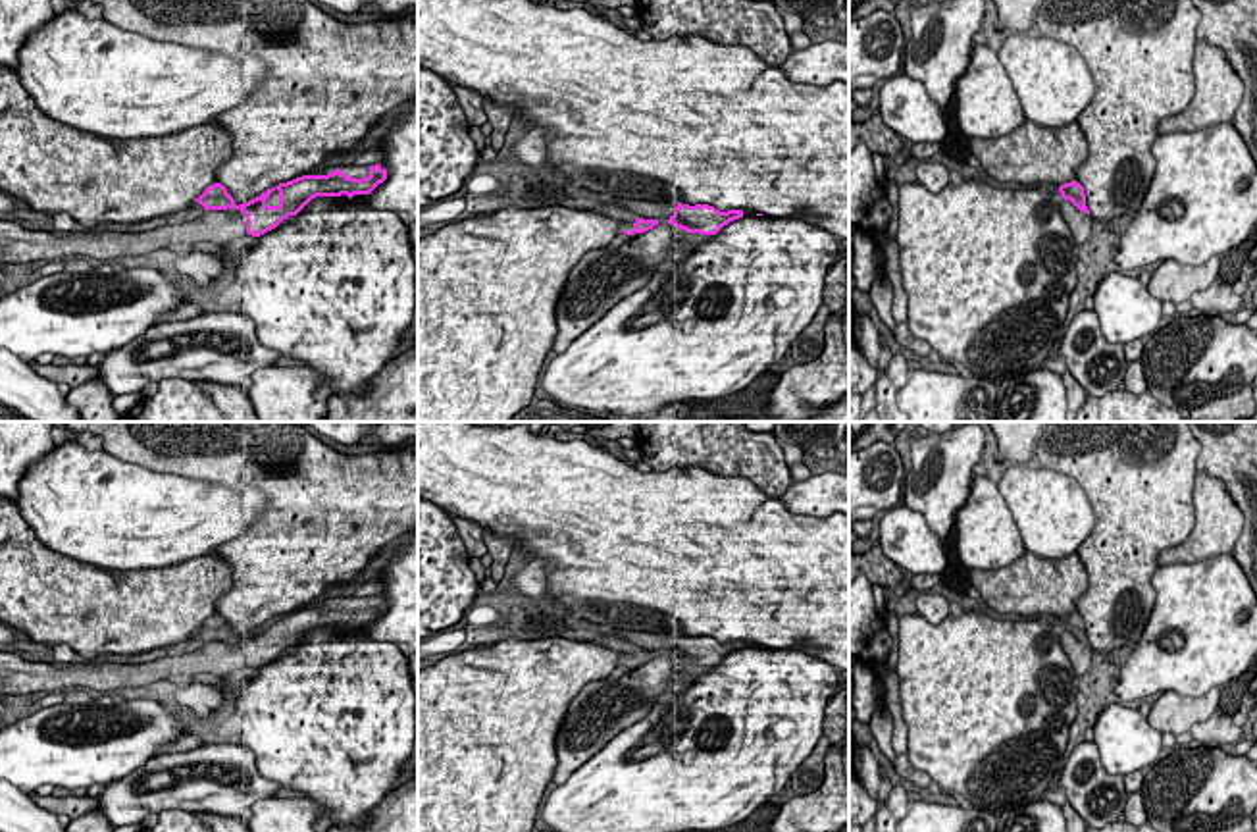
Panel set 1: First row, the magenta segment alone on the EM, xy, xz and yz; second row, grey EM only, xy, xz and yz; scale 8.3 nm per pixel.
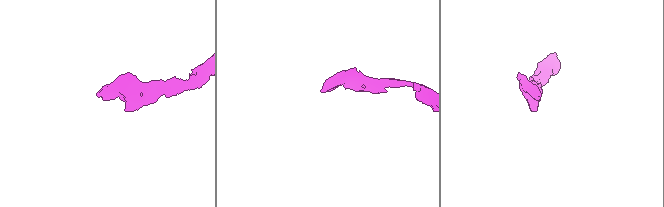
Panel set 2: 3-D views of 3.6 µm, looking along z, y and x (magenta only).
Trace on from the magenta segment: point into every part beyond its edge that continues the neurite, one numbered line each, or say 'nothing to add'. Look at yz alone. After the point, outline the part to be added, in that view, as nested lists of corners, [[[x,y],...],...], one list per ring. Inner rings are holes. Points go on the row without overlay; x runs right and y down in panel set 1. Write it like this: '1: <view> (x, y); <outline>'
1: yz (1080, 655); [[[1065,630],[1059,636],[1059,641],[1076,674],[1082,676],[1084,672],[1088,672],[1091,666],[1093,649],[1090,645],[1080,643],[1070,632]]]

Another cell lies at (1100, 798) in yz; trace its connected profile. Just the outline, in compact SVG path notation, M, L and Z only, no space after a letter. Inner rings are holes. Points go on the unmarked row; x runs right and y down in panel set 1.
M1095 741L1078 743L1061 774L1063 797L1091 828L1103 828L1124 815L1126 788L1120 774L1109 774Z

